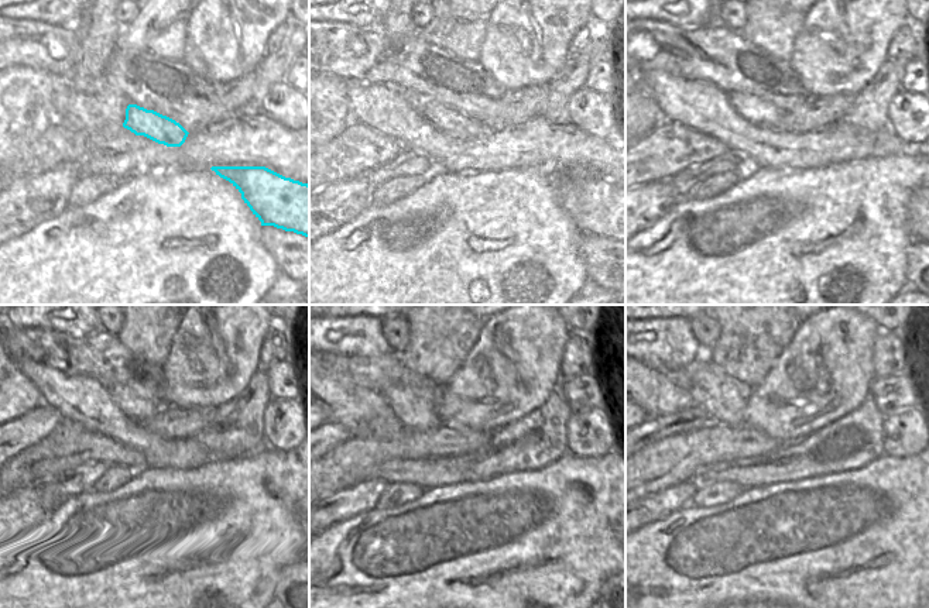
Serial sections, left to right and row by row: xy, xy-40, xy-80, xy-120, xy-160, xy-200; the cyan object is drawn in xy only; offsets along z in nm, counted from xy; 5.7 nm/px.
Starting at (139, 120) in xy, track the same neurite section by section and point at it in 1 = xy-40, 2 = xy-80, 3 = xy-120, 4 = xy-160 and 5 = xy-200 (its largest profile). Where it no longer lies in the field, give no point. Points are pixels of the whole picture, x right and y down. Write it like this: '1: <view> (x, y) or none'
1: xy-40 (442, 116)
2: xy-80 (761, 113)
3: xy-120 (127, 411)
4: xy-160 (408, 399)
5: xy-200 (724, 398)

